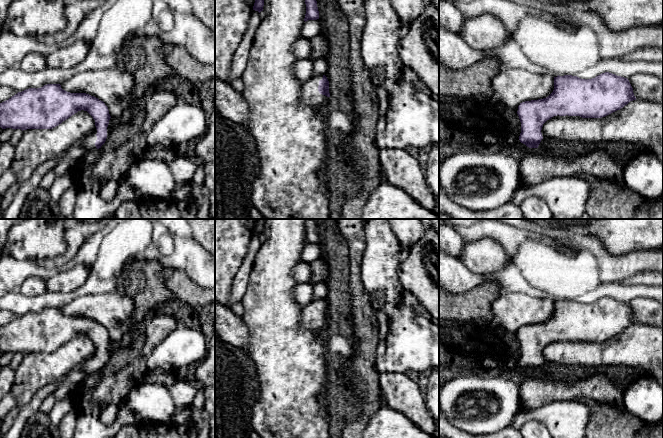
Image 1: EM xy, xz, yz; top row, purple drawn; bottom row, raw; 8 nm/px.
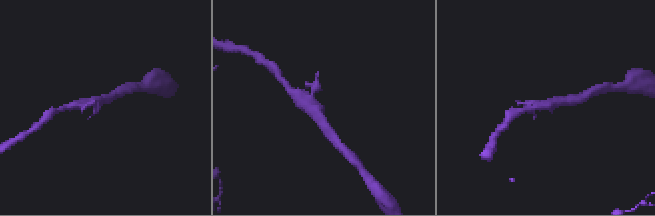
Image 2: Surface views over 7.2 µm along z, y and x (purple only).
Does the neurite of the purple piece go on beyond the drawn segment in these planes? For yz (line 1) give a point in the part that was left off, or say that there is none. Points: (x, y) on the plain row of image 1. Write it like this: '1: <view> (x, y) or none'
1: yz (544, 366)

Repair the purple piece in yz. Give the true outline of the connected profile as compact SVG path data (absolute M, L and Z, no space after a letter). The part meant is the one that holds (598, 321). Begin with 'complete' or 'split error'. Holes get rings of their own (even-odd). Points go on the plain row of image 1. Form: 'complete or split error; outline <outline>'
split error; outline M605 296L592 303L564 299L554 301L554 314L546 322L525 325L518 330L517 338L521 346L519 364L529 372L544 372L548 365L543 362L543 348L554 340L580 340L582 342L602 342L620 334L630 325L636 324L633 312L627 302Z

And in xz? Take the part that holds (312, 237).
complete; outline M308 219L305 223L306 228L306 238L304 245L317 244L319 243L319 235L317 231L317 225L314 219Z

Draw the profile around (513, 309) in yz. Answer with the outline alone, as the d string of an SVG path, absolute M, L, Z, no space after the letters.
M505 292L493 301L492 311L503 326L517 337L522 326L548 321L554 314L554 301L521 292Z

